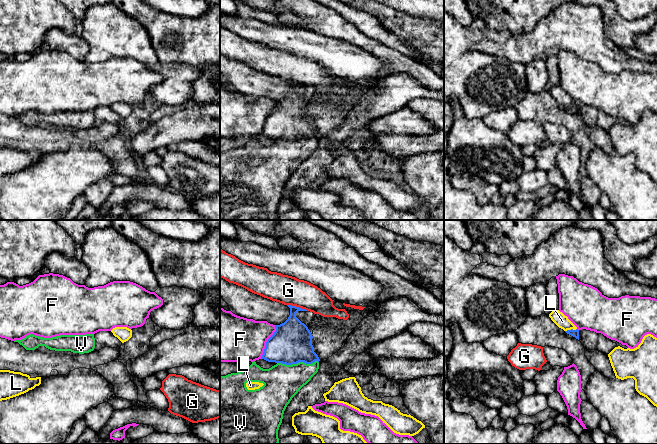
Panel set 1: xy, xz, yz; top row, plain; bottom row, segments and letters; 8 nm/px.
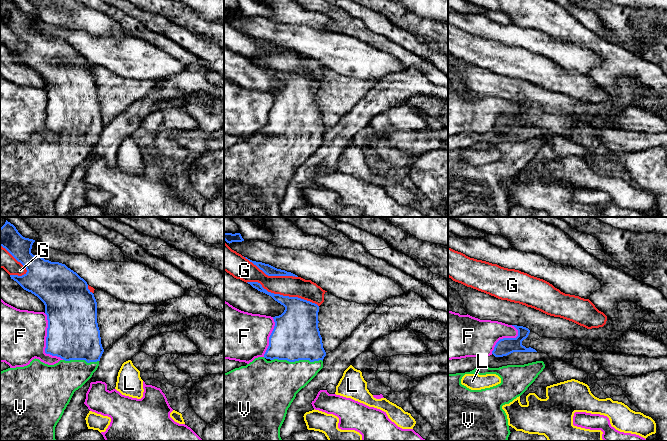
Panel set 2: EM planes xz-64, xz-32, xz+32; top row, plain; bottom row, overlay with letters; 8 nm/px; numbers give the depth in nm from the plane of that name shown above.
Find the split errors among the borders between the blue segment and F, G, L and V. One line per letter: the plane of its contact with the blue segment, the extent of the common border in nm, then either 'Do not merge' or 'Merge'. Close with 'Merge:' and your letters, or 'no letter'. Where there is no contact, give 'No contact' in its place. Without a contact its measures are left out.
F: Touches blue in xz. Shared border 300 nm. Do not merge
G: Touches blue in xz. Shared border 180 nm. Do not merge
L: Touches blue in yz. Shared border 100 nm. Do not merge
V: Touches blue in xz. Shared border 340 nm. Merge
Merge: V

